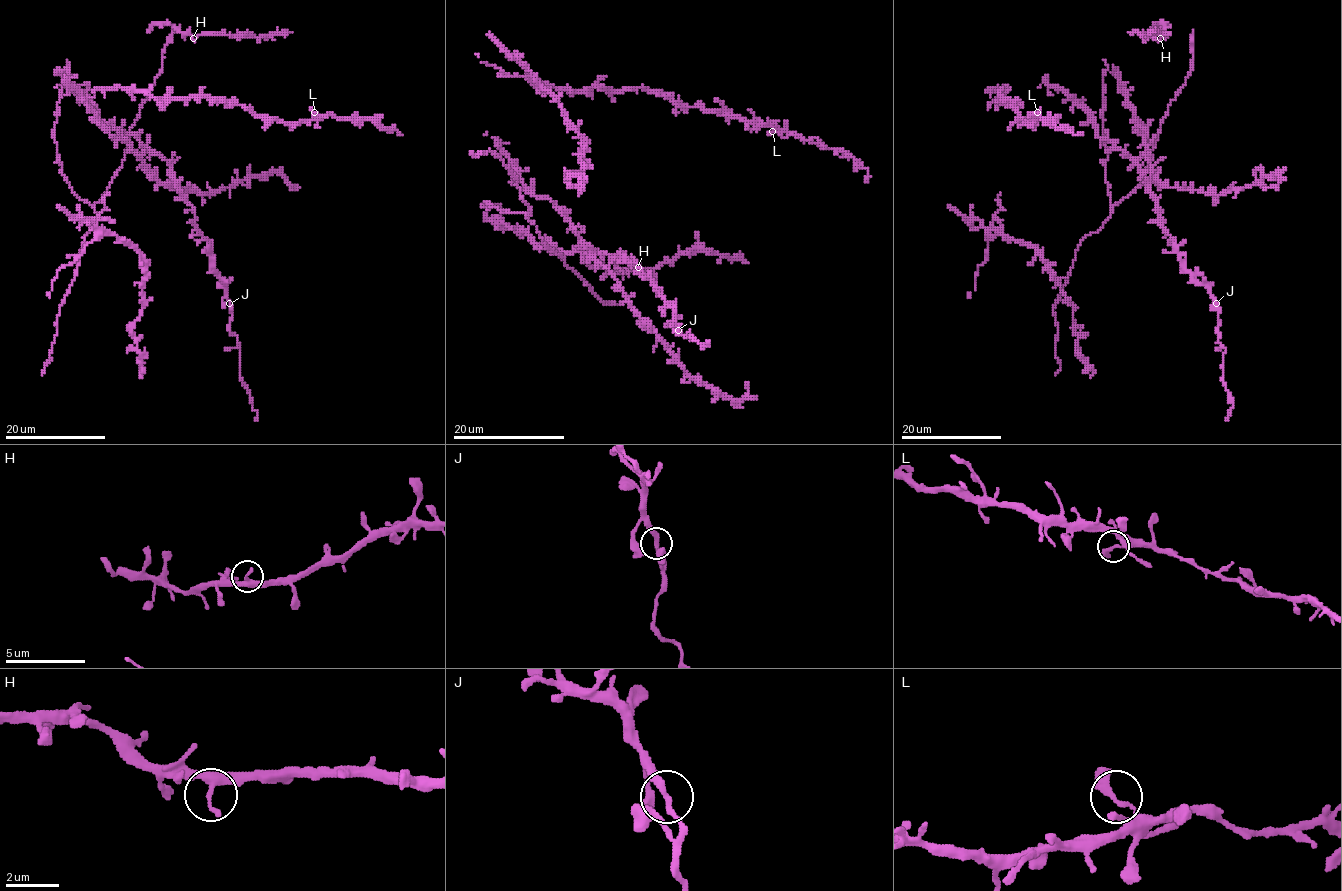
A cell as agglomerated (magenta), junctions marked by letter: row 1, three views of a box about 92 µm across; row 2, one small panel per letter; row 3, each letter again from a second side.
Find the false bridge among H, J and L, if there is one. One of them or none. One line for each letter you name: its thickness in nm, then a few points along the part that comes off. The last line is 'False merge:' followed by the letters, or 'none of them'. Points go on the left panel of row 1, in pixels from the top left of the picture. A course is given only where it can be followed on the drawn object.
J: 240 nm thick; foreign part runs (229, 303), (232, 308), (229, 331), (237, 337), (240, 379), (257, 412), (257, 421)
False merge: J

